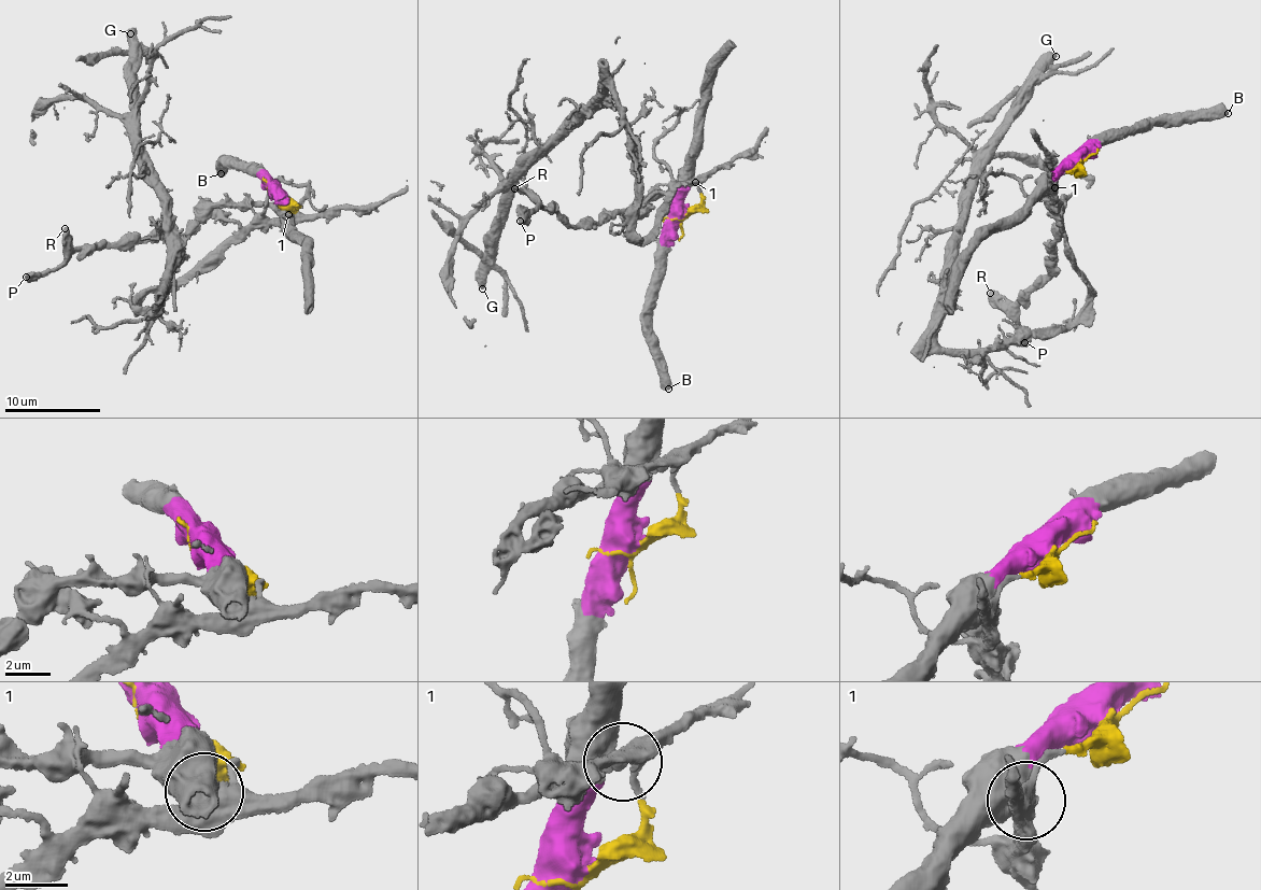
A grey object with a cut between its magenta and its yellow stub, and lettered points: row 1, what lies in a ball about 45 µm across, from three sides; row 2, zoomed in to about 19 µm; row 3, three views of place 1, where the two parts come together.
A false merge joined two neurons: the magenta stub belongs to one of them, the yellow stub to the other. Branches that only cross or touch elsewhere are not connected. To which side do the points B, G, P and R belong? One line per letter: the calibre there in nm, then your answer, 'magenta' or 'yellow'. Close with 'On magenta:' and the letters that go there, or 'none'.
B: calibre 550 nm; magenta
G: calibre 480 nm; yellow
P: calibre 700 nm; magenta
R: calibre 500 nm; magenta
On magenta: B, P, R

